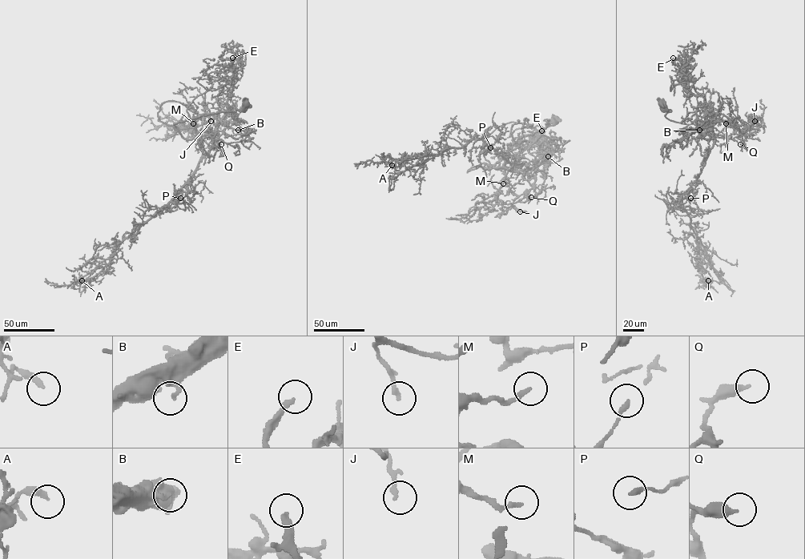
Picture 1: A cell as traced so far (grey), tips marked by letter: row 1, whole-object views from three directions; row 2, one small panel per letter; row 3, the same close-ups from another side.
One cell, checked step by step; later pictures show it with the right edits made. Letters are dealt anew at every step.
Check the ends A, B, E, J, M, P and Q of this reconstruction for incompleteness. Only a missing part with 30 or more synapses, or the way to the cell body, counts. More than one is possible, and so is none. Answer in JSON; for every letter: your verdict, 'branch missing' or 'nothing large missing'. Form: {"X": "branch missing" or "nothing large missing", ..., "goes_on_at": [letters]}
{"A": "nothing large missing", "B": "nothing large missing", "E": "branch missing", "J": "nothing large missing", "M": "nothing large missing", "P": "nothing large missing", "Q": "nothing large missing", "goes_on_at": ["E"]}

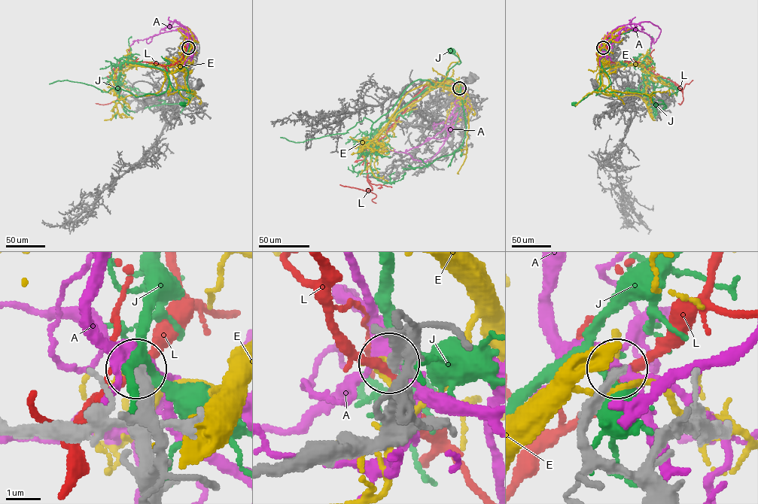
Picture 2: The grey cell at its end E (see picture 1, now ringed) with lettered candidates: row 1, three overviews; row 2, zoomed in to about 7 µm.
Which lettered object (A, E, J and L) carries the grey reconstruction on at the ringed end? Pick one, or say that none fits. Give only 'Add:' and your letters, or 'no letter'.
Add: no letter

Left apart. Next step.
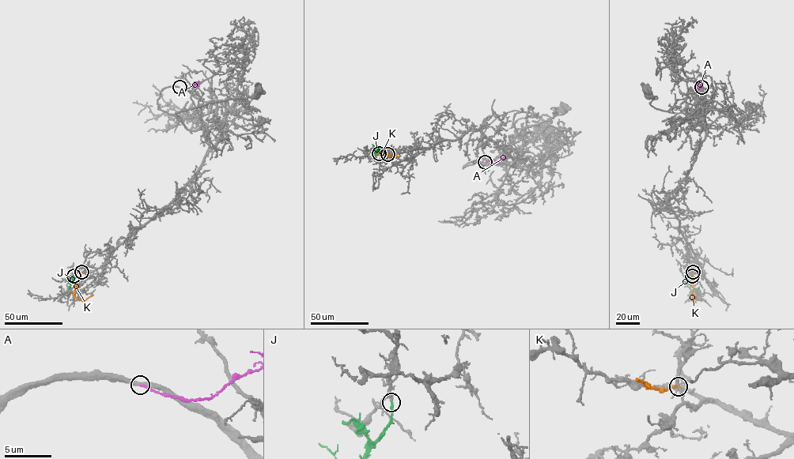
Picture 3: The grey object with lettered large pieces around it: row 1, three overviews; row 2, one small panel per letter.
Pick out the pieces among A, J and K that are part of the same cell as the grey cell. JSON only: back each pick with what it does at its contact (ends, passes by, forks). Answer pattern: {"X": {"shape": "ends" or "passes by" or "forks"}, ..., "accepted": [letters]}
{"J": {"shape": "ends"}, "accepted": ["J"]}

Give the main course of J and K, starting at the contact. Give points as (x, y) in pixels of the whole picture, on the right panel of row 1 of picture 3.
J: (693, 276), (689, 284), (696, 289), (699, 287)
K: (693, 272), (693, 293), (690, 299), (693, 300), (696, 295)

